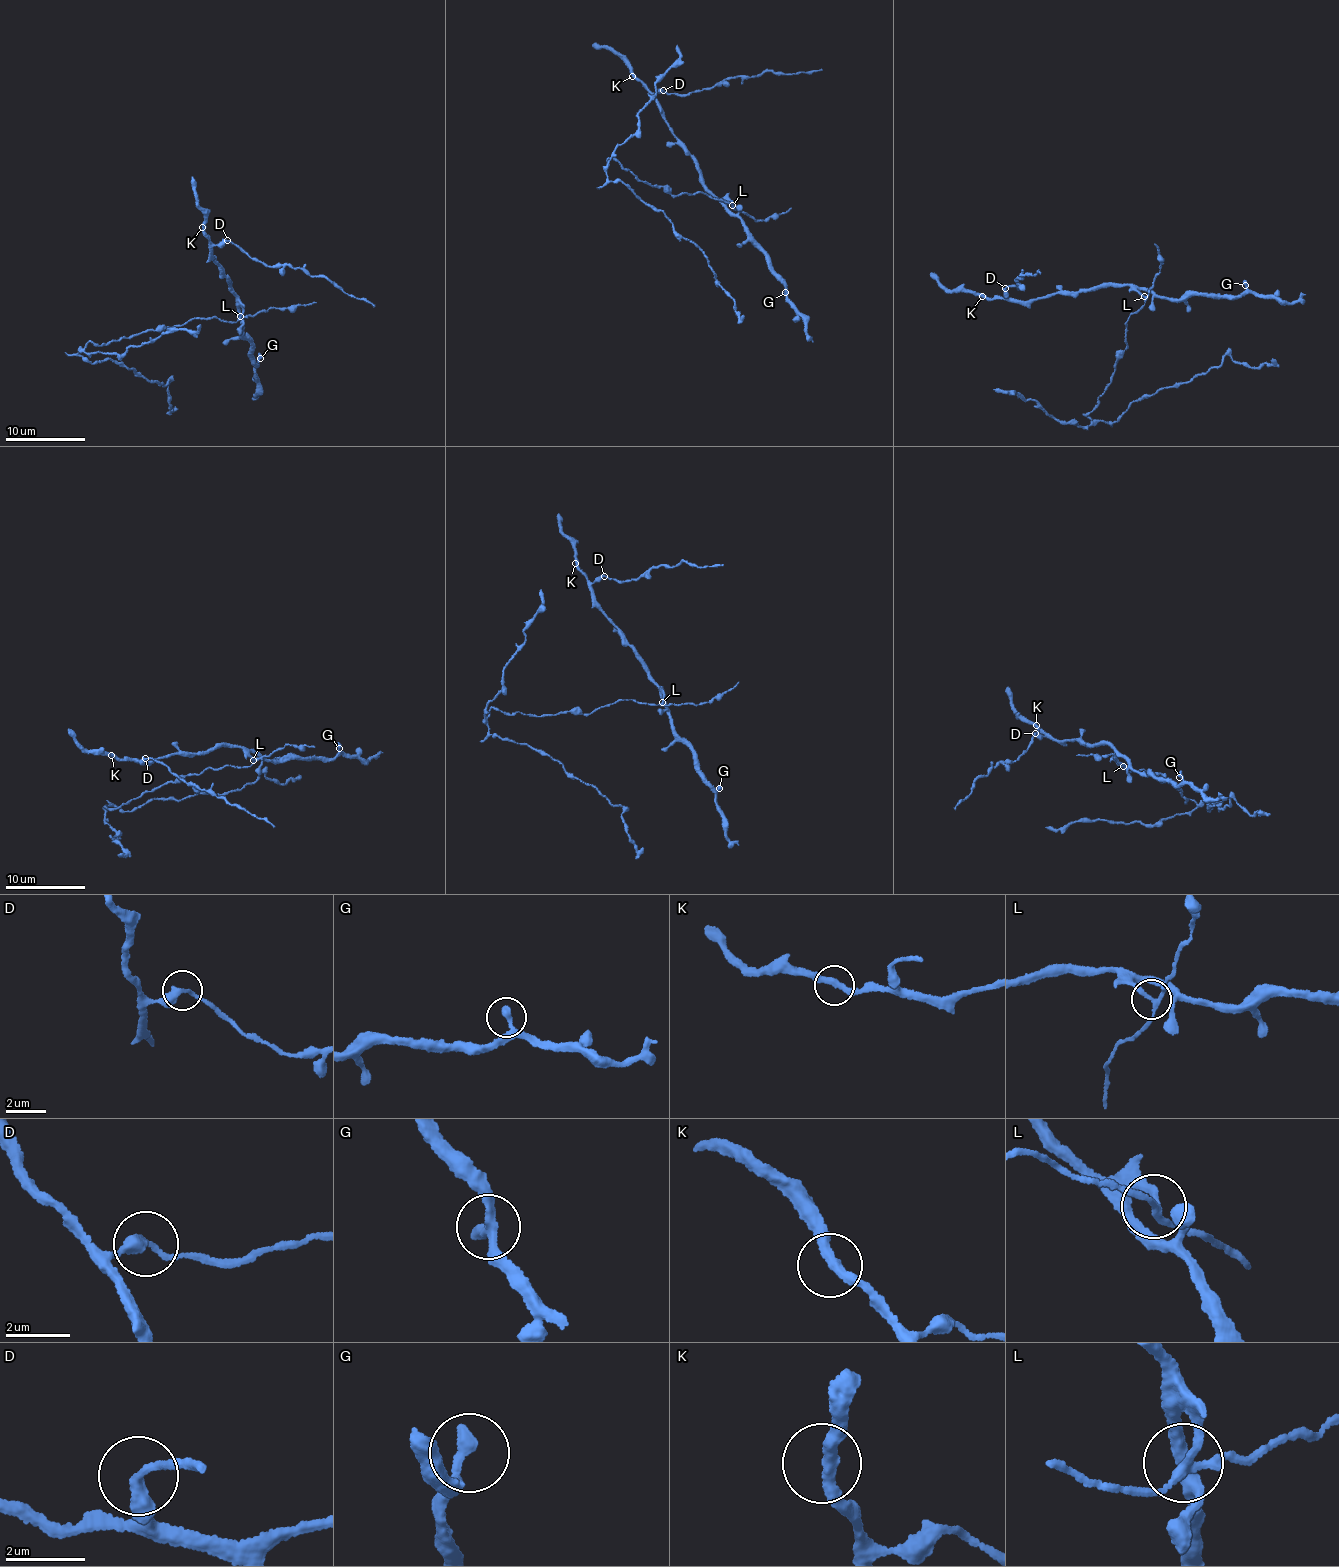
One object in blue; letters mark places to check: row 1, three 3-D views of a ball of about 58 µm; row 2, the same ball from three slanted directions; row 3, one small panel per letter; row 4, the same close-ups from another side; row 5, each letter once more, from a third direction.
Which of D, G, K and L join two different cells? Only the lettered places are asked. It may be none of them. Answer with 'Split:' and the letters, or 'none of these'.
Split: D, L

